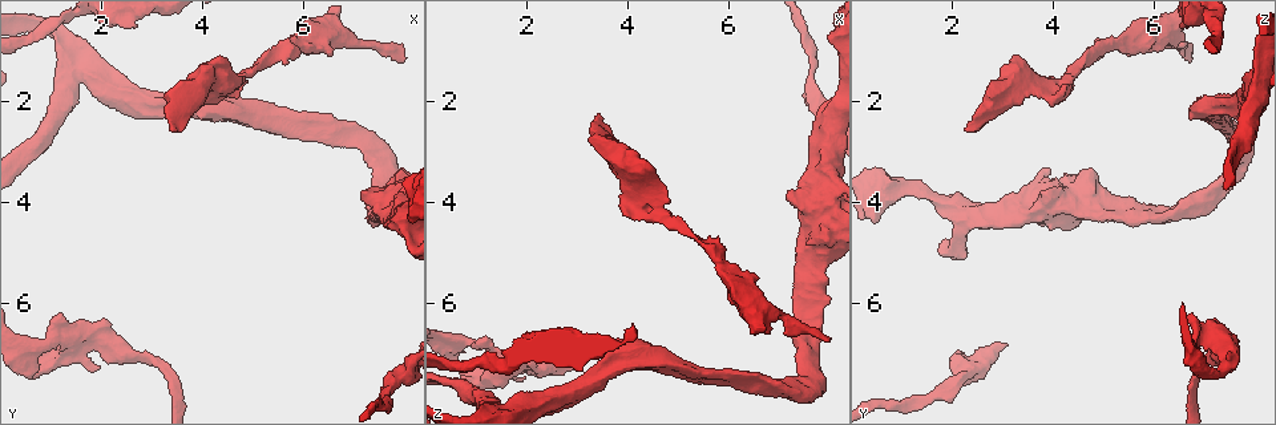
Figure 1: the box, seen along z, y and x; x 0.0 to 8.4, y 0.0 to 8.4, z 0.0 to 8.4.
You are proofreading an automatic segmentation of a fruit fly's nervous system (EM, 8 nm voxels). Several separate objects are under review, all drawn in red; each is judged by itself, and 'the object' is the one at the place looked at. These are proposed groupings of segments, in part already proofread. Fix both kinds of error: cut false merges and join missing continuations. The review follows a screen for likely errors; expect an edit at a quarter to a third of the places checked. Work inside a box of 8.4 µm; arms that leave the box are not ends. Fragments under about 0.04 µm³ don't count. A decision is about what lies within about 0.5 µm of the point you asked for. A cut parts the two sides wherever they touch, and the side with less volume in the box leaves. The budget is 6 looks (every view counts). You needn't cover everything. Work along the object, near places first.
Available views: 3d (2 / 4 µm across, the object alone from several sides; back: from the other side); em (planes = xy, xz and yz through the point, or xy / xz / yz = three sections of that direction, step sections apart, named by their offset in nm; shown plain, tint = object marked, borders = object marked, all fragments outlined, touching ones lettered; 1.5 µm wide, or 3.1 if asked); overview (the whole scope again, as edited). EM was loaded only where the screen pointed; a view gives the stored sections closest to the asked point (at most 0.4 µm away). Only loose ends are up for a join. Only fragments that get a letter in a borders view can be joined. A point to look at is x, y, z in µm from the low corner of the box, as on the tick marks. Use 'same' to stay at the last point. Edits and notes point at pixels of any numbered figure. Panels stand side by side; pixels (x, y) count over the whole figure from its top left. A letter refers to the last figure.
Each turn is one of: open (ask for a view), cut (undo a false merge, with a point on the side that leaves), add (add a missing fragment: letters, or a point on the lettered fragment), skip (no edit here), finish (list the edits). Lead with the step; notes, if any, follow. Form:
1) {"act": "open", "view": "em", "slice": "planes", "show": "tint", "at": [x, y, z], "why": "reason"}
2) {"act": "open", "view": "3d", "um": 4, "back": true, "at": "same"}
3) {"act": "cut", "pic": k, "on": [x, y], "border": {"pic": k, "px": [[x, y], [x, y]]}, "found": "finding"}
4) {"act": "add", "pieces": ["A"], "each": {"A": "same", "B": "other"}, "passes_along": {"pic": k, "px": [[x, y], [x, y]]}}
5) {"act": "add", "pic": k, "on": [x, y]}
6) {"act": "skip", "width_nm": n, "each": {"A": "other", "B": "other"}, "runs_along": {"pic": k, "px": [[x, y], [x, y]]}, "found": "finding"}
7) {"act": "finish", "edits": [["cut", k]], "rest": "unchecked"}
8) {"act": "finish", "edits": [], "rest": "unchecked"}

{"act": "open", "view": "3d", "um": 4, "at": [3.60, 2.05, 2.85], "why": "thick turns thin"}

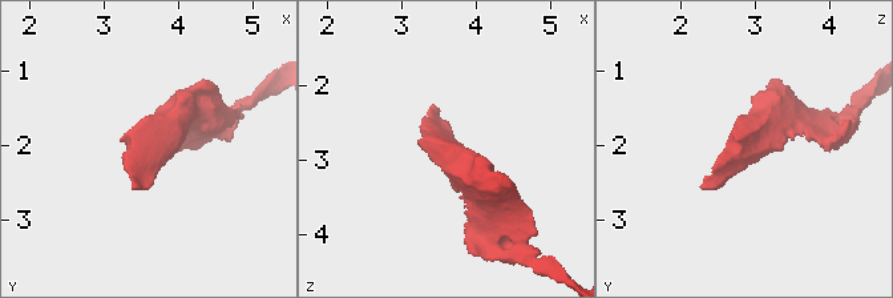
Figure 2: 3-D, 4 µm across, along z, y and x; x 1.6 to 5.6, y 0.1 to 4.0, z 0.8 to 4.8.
{"act": "open", "view": "em", "slice": "planes", "show": "borders", "at": [3.60, 2.00, 2.90]}

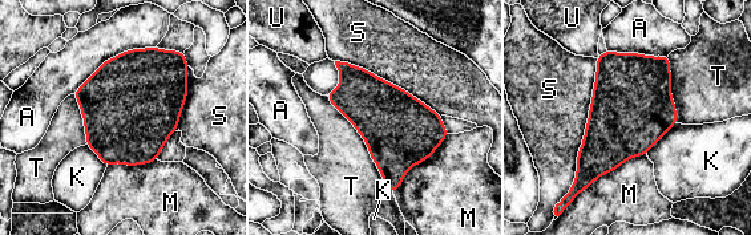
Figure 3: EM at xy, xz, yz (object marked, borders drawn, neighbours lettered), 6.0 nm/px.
{"act": "skip", "each": {"A": "other", "K": "other", "M": "other", "S": "other", "T": "other", "U": "other"}, "found": "one neuron here"}

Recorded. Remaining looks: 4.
{"act": "open", "view": "em", "slice": "planes", "show": "borders", "at": [5.85, 0.90, 5.10], "why": "thick turns thin"}

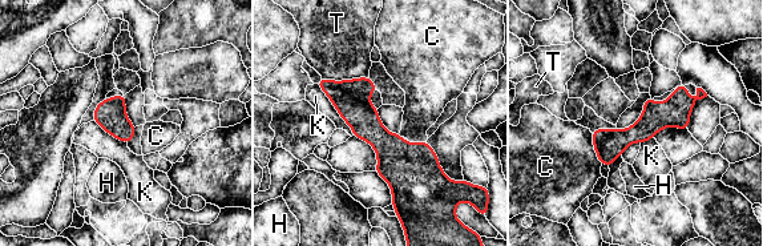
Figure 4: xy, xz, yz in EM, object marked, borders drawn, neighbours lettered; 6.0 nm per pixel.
{"act": "skip", "each": {"C": "other", "H": "other", "K": "other", "T": "other"}, "border": {"pic": 4, "px": [[315, 84], [354, 134]]}, "found": "continuous, no second neuron"}

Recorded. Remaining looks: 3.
{"act": "open", "view": "em", "slice": "planes", "show": "plain", "at": [2.25, 6.90, 7.30]}

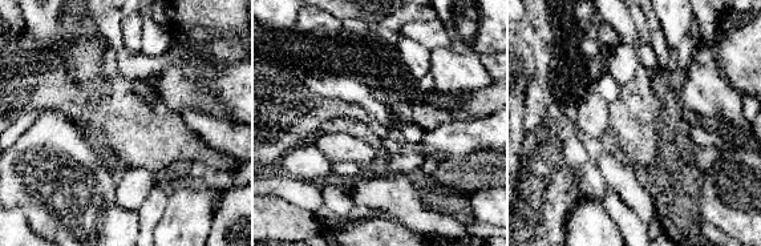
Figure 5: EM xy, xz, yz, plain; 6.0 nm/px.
{"act": "open", "view": "em", "slice": "planes", "show": "borders", "at": "same"}

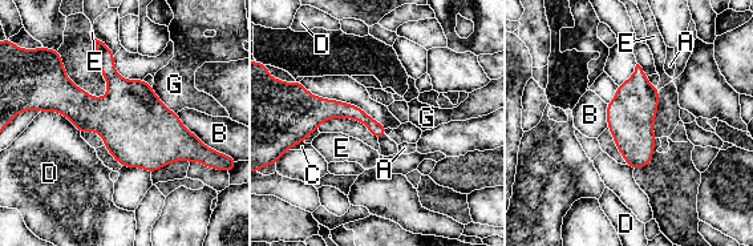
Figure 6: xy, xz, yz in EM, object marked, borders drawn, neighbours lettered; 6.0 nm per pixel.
{"act": "skip", "width_nm": 280, "each": {"A": "other", "B": "other", "C": "other", "D": "other", "E": "other", "G": "other"}, "border": {"pic": 6, "px": [[175, 113], [211, 149]]}, "found": "all the same neuron"}

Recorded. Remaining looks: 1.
{"act": "finish", "edits": [], "rest": "unchecked"}

